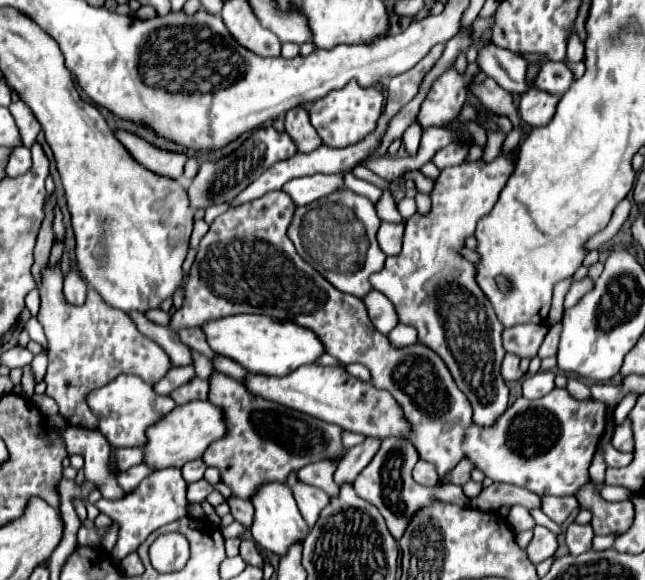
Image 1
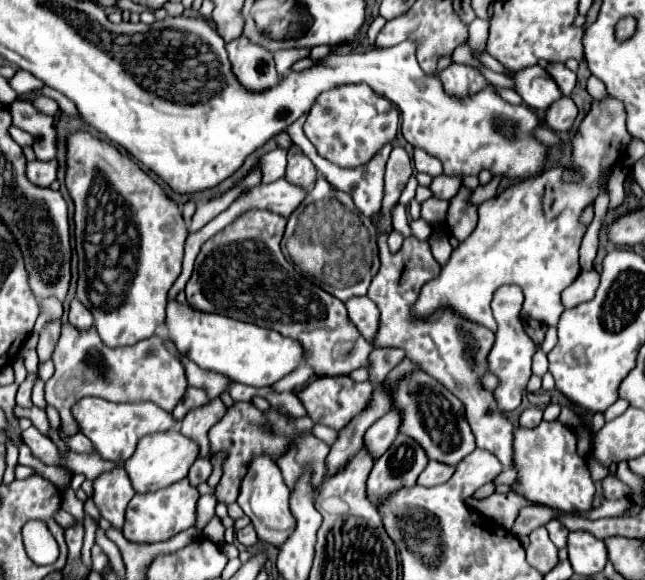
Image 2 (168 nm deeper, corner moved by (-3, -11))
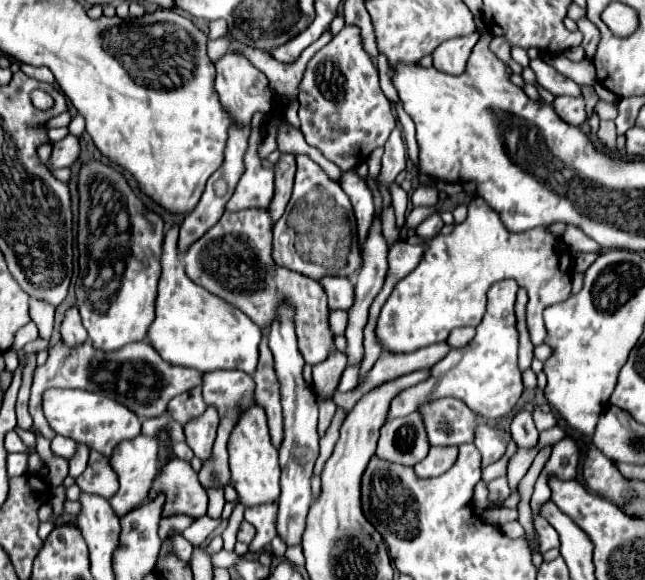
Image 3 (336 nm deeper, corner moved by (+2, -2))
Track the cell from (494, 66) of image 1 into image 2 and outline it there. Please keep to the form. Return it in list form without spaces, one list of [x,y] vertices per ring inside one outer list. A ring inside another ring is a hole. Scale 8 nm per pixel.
[[[540,66],[522,68],[512,72],[510,78],[514,80],[514,90],[522,96],[524,104],[534,110],[546,110],[548,104],[562,96],[552,76]]]

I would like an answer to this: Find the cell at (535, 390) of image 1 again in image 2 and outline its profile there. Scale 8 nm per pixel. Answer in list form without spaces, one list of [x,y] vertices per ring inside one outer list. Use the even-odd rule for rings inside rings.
[[[530,406],[530,408],[526,408],[526,410],[522,412],[522,416],[520,416],[520,426],[534,428],[536,424],[540,424],[542,414],[544,414],[544,410],[542,410],[540,406]]]

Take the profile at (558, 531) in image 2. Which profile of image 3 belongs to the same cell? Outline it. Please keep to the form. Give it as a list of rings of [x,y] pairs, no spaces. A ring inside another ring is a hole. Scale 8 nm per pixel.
[[[539,517],[535,519],[535,531],[537,531],[537,543],[539,543],[539,553],[545,553],[553,547],[559,547],[559,533],[547,523],[547,519]]]

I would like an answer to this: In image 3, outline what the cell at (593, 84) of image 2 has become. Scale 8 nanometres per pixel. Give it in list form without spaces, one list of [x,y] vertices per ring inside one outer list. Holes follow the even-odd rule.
[[[599,101],[595,105],[595,111],[597,111],[597,115],[601,119],[611,119],[613,121],[617,117],[617,107],[615,105],[609,105],[609,103],[603,103],[603,101]]]

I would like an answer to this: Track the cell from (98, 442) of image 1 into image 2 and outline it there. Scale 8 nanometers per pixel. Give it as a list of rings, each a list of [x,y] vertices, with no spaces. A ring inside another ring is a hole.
[[[16,406],[16,416],[20,416],[20,418],[30,418],[32,420],[32,424],[44,434],[44,436],[48,436],[50,438],[50,432],[52,432],[52,428],[50,428],[50,420],[48,420],[48,416],[46,416],[46,412],[42,410],[42,408],[38,408],[38,406],[32,406],[32,408],[18,408]]]

